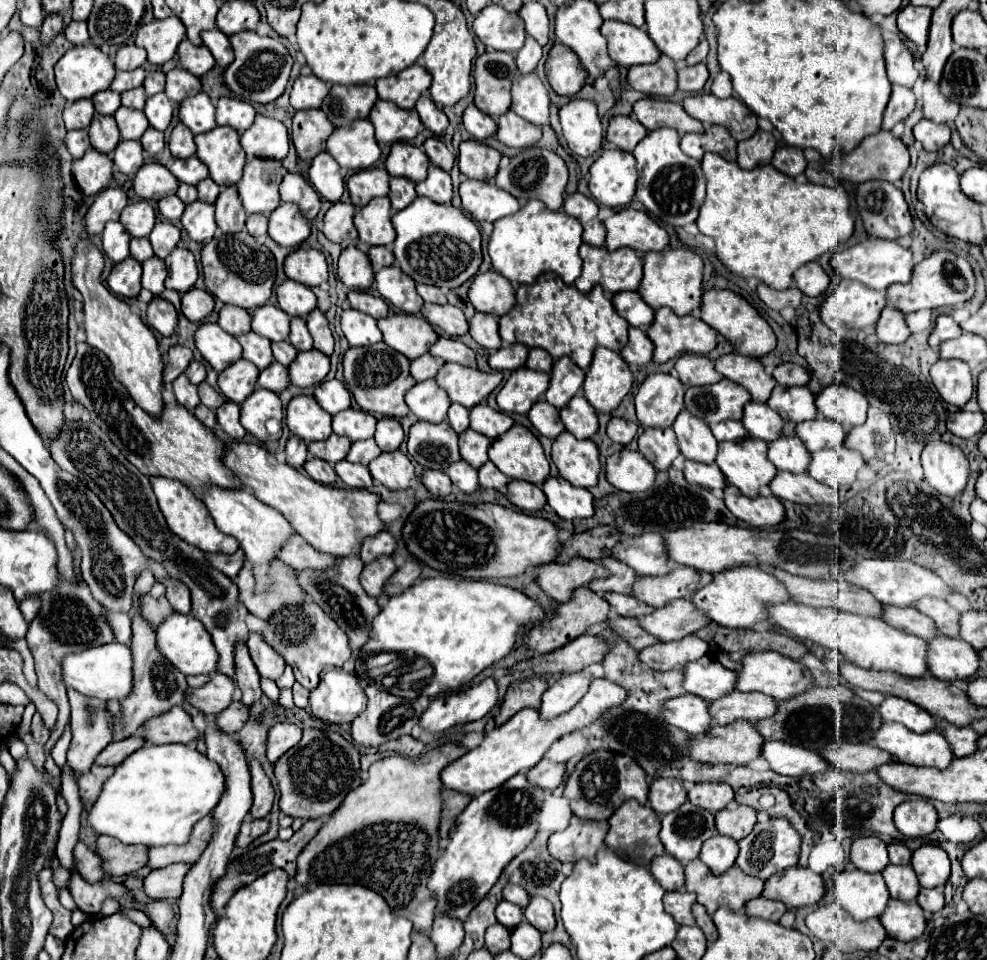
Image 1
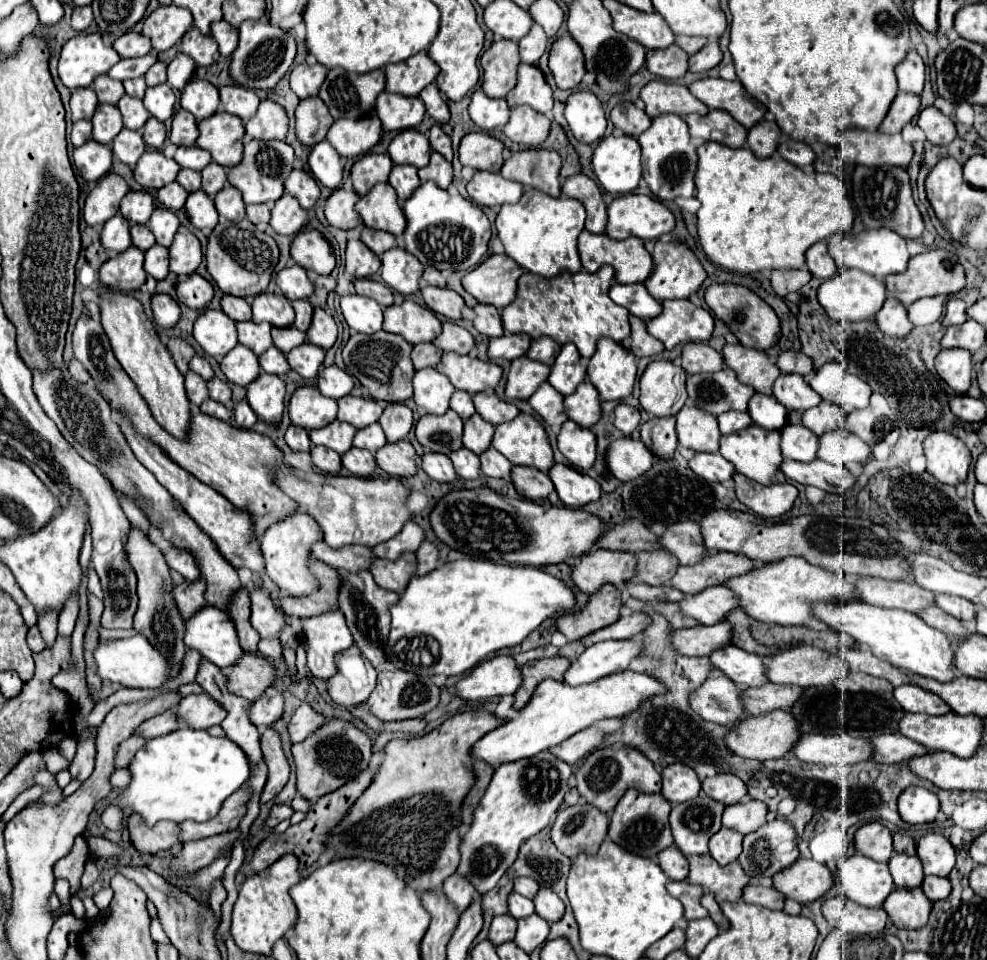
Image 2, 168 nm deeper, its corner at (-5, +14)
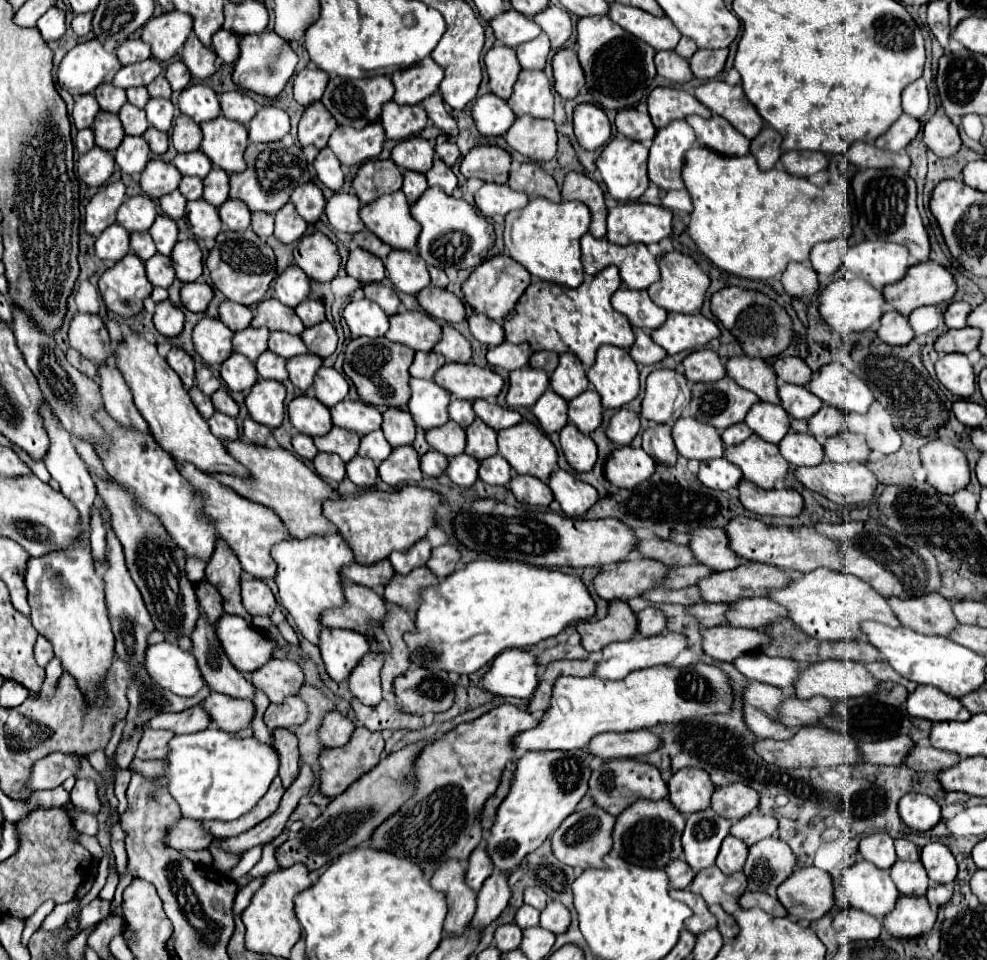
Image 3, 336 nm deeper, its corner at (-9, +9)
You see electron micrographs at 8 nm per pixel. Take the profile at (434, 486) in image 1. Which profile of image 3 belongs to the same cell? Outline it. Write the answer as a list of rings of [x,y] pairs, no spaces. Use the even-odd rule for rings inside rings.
[[[429,450],[425,456],[421,456],[421,472],[425,476],[439,478],[441,474],[445,474],[447,466],[449,466],[449,458],[437,450]]]

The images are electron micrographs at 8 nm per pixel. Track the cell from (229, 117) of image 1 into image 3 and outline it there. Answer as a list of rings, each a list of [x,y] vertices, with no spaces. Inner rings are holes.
[[[233,90],[233,92],[225,92],[219,96],[219,102],[221,102],[221,110],[223,110],[223,116],[229,118],[229,120],[235,120],[235,122],[241,122],[241,124],[249,124],[253,120],[253,116],[257,114],[257,104],[255,100],[241,92],[241,90]]]

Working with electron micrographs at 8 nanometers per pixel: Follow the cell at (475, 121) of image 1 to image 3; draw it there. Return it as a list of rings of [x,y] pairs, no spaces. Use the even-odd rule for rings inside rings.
[[[483,94],[473,104],[473,120],[483,136],[501,136],[515,122],[507,102],[495,94]]]

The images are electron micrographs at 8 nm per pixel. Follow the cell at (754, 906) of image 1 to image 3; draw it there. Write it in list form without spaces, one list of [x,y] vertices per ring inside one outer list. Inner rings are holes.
[[[745,892],[739,898],[739,904],[741,908],[761,908],[773,916],[787,916],[787,910],[783,908],[783,904],[765,892]]]

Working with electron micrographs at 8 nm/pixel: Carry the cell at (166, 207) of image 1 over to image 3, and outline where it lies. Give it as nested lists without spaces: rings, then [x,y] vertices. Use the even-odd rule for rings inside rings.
[[[175,190],[175,192],[171,192],[171,194],[165,194],[165,196],[161,198],[161,208],[163,208],[163,212],[165,212],[169,218],[173,218],[173,220],[183,218],[183,214],[185,214],[185,204],[187,204],[187,200],[185,200],[185,196],[183,196],[179,190]]]

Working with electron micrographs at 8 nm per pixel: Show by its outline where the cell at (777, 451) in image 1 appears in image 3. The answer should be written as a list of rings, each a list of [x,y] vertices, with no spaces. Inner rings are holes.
[[[791,430],[781,440],[779,450],[787,458],[787,462],[793,466],[817,466],[823,462],[823,448],[815,440],[815,436],[809,432],[799,434]]]

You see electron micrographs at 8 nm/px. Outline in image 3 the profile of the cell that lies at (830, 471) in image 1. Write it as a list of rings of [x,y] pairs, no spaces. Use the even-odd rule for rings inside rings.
[[[843,430],[841,434],[827,438],[823,444],[825,450],[825,460],[829,462],[861,462],[865,464],[869,460],[869,446],[861,434],[853,434],[849,430]]]

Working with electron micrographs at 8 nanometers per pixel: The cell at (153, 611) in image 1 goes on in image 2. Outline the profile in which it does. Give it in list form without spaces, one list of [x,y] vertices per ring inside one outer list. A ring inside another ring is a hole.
[[[201,577],[197,581],[183,581],[173,589],[173,597],[177,601],[177,607],[183,615],[183,619],[189,619],[193,611],[199,611],[207,605],[205,601],[205,581]]]

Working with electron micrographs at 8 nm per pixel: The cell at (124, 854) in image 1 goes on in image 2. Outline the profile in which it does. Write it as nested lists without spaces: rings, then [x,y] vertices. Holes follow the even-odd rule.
[[[135,813],[127,817],[125,827],[129,829],[131,843],[139,853],[159,853],[159,851],[169,851],[181,841],[177,841],[177,823],[173,821],[159,821],[157,825],[149,827],[141,817]]]

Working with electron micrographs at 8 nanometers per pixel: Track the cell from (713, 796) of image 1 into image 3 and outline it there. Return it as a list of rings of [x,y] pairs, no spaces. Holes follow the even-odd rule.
[[[745,784],[719,786],[711,798],[711,808],[729,820],[739,820],[757,806],[759,806],[759,794]]]

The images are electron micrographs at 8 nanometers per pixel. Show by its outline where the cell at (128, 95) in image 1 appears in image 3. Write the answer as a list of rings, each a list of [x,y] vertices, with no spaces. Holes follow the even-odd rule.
[[[141,86],[141,88],[129,88],[129,90],[127,90],[127,100],[129,100],[133,106],[143,108],[143,106],[147,104],[147,100],[149,100],[147,88],[145,88],[145,86]]]

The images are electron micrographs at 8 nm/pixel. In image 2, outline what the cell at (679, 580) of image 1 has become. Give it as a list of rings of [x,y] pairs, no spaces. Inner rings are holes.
[[[709,553],[701,563],[691,567],[679,567],[671,579],[671,585],[687,595],[697,595],[701,589],[723,585],[729,577],[739,577],[755,569],[755,561],[737,553]]]

